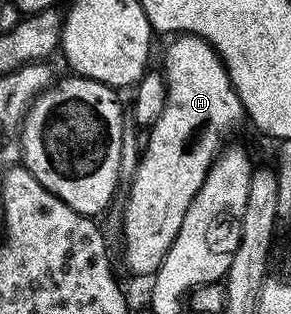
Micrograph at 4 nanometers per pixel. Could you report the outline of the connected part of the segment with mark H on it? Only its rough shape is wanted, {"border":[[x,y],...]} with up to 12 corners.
{"border":[[200,36],[128,184],[122,256],[153,277],[244,109]]}

